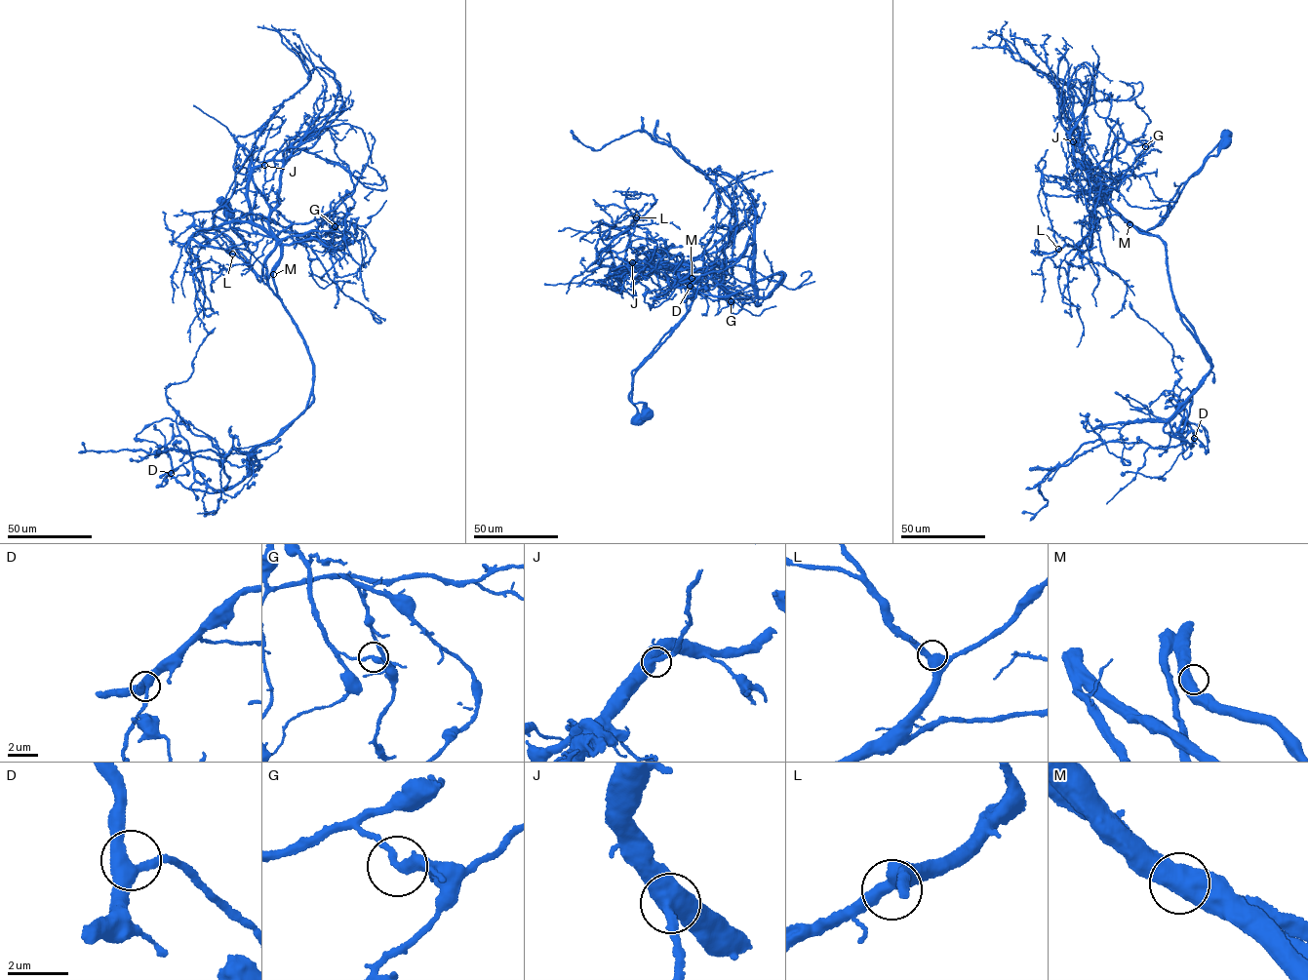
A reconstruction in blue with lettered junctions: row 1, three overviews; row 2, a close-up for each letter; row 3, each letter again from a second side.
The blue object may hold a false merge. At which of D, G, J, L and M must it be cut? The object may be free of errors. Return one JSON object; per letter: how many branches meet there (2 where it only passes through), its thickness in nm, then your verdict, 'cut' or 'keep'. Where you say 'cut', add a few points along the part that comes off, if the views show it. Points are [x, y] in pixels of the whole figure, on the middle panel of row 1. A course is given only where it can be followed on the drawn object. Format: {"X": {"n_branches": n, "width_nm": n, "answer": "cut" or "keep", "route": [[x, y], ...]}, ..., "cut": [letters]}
{"D": {"n_branches": 3, "width_nm": 400, "answer": "keep"}, "G": {"n_branches": 2, "width_nm": 280, "answer": "cut", "route": [[731, 301], [679, 264], [725, 297], [781, 273], [759, 297], [753, 243], [733, 258], [733, 215], [641, 116]]}, "J": {"n_branches": 2, "width_nm": 440, "answer": "keep"}, "L": {"n_branches": 2, "width_nm": 550, "answer": "keep"}, "M": {"n_branches": 2, "width_nm": 600, "answer": "keep"}, "cut": ["G"]}

